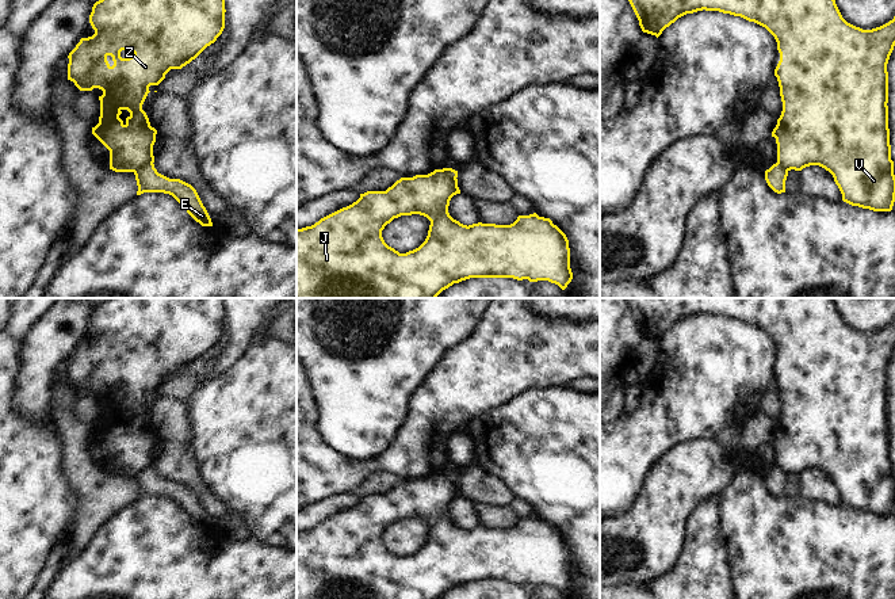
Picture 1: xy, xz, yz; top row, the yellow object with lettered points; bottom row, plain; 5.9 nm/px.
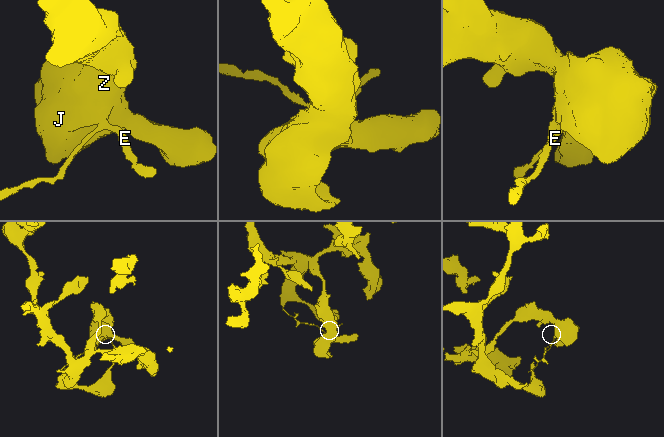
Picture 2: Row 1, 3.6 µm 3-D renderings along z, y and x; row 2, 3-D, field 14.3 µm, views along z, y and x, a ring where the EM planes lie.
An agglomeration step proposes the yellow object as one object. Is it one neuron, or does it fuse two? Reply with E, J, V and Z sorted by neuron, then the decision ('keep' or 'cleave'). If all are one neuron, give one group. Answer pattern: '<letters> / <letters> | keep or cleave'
E / J V Z | cleave

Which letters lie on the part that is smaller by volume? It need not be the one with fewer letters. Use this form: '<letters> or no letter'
E

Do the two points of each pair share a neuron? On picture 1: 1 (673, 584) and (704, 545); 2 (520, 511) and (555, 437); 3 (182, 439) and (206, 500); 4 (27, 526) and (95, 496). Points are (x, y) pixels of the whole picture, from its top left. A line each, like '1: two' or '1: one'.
1: one
2: two
3: one
4: two

